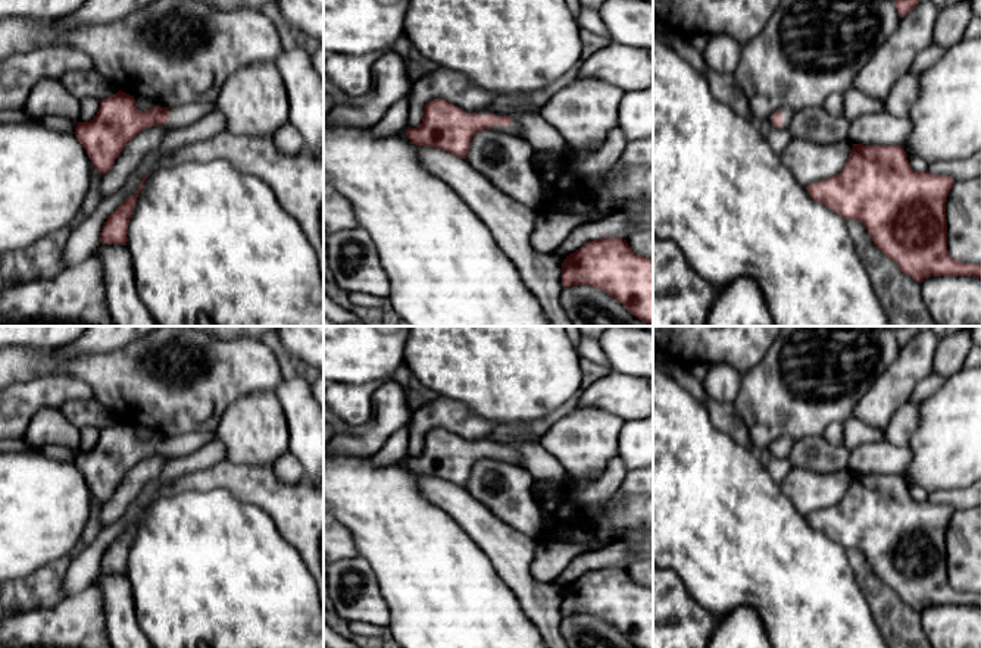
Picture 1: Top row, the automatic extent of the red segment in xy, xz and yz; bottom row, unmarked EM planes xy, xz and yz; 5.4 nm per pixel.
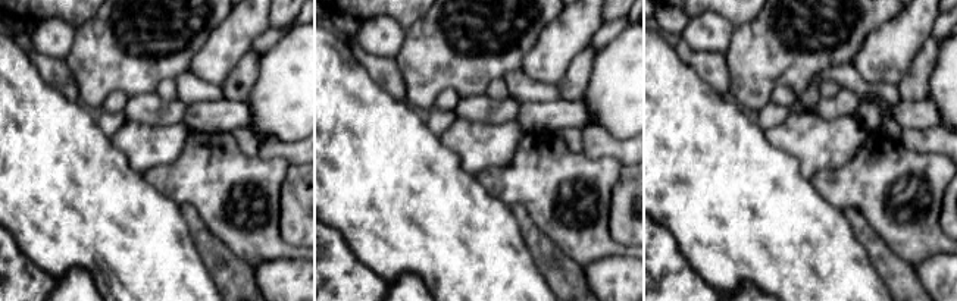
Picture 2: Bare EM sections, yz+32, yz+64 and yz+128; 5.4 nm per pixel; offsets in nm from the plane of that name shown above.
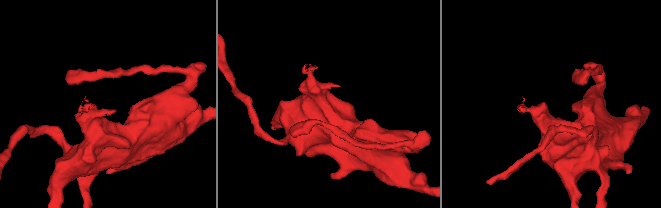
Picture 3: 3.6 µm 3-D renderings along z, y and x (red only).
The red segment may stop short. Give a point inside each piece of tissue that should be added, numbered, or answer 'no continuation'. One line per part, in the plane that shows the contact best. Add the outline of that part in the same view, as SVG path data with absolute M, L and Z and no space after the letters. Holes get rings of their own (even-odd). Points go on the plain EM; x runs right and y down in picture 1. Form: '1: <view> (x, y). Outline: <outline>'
1: xz (514, 457). Outline: M494 442L497 447L499 445L506 445L506 447L510 447L512 448L512 453L507 454L507 456L499 456L497 453L491 457L494 460L499 460L499 461L504 461L504 463L509 463L509 464L515 464L515 466L521 466L519 460L521 460L521 456L519 453L515 450L513 444L499 444L499 442ZM521 466L522 467L522 466Z

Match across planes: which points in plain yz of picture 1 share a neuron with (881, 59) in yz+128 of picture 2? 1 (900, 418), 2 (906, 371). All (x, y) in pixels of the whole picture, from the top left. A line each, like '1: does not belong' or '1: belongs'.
1: does not belong
2: belongs

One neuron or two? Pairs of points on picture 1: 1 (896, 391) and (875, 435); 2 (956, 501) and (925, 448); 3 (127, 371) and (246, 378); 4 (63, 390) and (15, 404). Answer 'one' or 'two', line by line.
1: two
2: two
3: one
4: one

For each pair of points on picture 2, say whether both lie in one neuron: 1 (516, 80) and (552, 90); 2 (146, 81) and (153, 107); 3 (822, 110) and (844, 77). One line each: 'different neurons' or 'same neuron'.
1: same neuron
2: different neurons
3: different neurons

